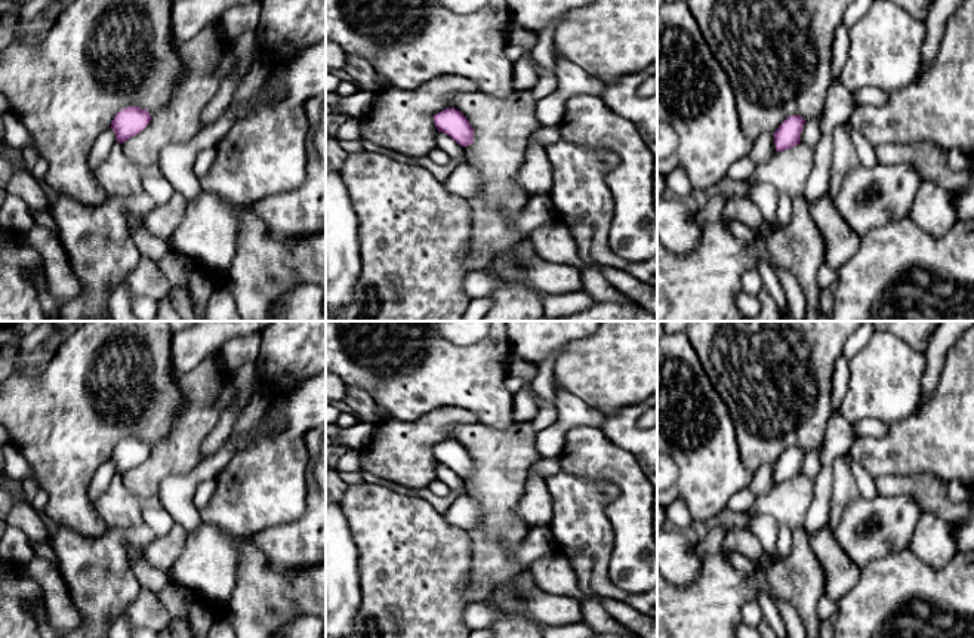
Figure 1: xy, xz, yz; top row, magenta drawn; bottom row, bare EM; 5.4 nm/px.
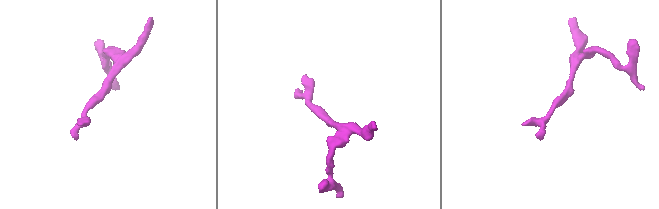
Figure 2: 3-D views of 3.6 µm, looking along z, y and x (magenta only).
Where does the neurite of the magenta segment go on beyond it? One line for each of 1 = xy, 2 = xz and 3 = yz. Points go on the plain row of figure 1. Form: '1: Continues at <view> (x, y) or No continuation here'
1: No continuation here
2: No continuation here
3: No continuation here

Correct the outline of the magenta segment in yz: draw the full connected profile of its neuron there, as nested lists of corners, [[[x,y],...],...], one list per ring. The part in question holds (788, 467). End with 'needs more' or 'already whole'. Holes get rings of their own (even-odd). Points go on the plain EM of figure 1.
[[[801,447],[787,449],[774,463],[776,483],[780,484],[796,478],[801,472],[804,456],[805,451]]]; already whole

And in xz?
[[[446,440],[434,447],[434,454],[438,463],[449,466],[462,478],[468,478],[474,474],[474,460],[466,449],[454,441]]]; already whole

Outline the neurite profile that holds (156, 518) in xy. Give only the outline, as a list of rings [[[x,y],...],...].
[[[150,508],[144,511],[144,524],[157,536],[163,536],[173,527],[175,520],[163,508]]]

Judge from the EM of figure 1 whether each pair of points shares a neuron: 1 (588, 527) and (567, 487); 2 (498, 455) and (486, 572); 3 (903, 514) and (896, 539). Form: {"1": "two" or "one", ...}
{"1": "one", "2": "one", "3": "one"}

